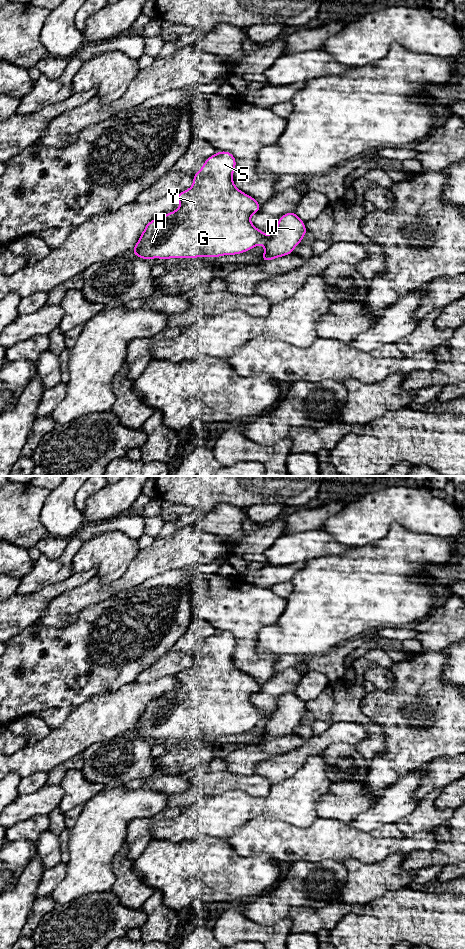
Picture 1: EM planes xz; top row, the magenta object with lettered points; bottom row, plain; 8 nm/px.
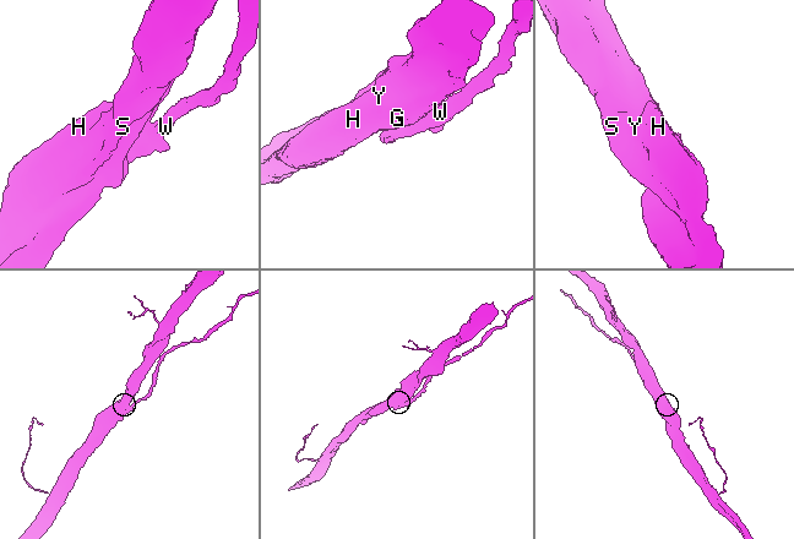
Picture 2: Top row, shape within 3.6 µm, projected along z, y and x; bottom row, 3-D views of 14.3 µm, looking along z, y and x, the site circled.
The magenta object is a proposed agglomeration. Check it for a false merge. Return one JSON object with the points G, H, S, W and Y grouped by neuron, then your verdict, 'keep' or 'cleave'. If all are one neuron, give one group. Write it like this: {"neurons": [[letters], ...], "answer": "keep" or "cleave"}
{"neurons": [["G", "H", "S", "Y"], ["W"]], "answer": "cleave"}

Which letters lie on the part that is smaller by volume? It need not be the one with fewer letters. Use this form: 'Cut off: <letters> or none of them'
Cut off: W

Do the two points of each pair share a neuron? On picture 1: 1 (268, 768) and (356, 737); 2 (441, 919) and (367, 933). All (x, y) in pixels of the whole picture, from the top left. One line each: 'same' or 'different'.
1: same
2: same

